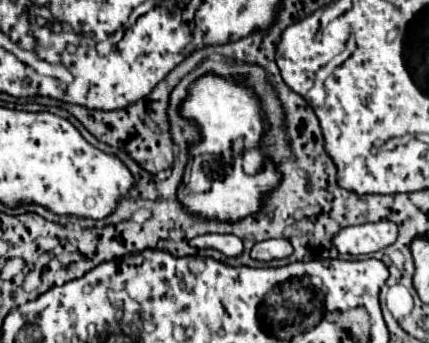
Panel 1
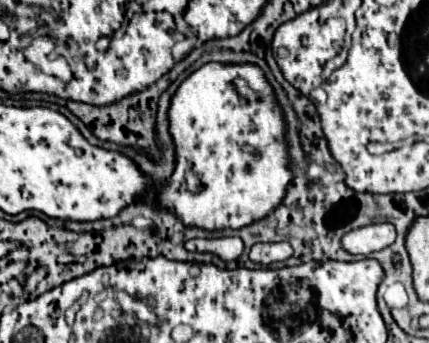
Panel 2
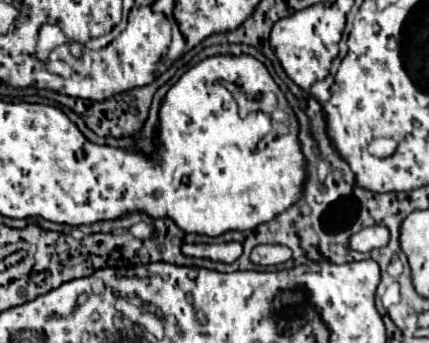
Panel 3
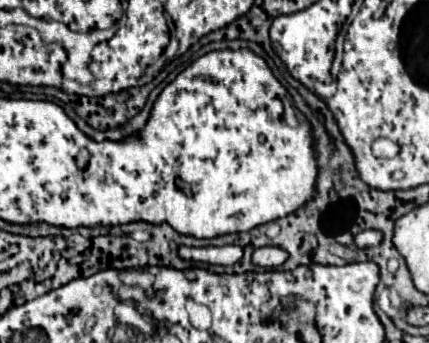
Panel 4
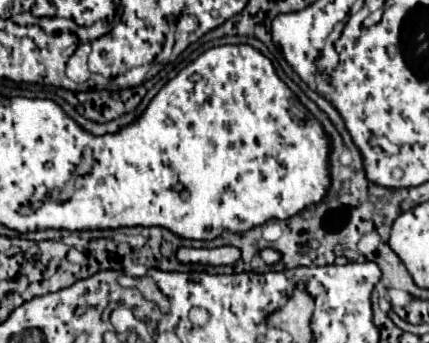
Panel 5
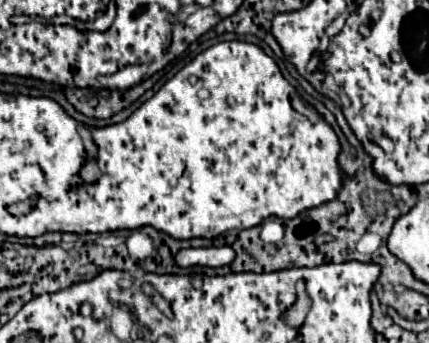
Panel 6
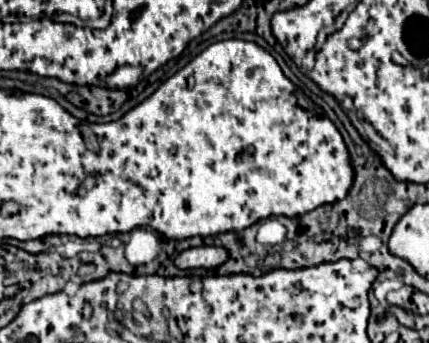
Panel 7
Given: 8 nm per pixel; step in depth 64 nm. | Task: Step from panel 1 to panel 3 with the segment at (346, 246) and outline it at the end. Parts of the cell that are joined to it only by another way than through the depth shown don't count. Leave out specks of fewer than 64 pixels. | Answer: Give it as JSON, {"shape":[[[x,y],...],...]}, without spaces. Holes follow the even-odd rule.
{"shape":[[[384,226],[364,228],[350,238],[350,248],[358,250],[358,252],[370,252],[374,248],[382,248],[384,244],[388,244],[388,238],[390,236],[388,236],[388,230]]]}

